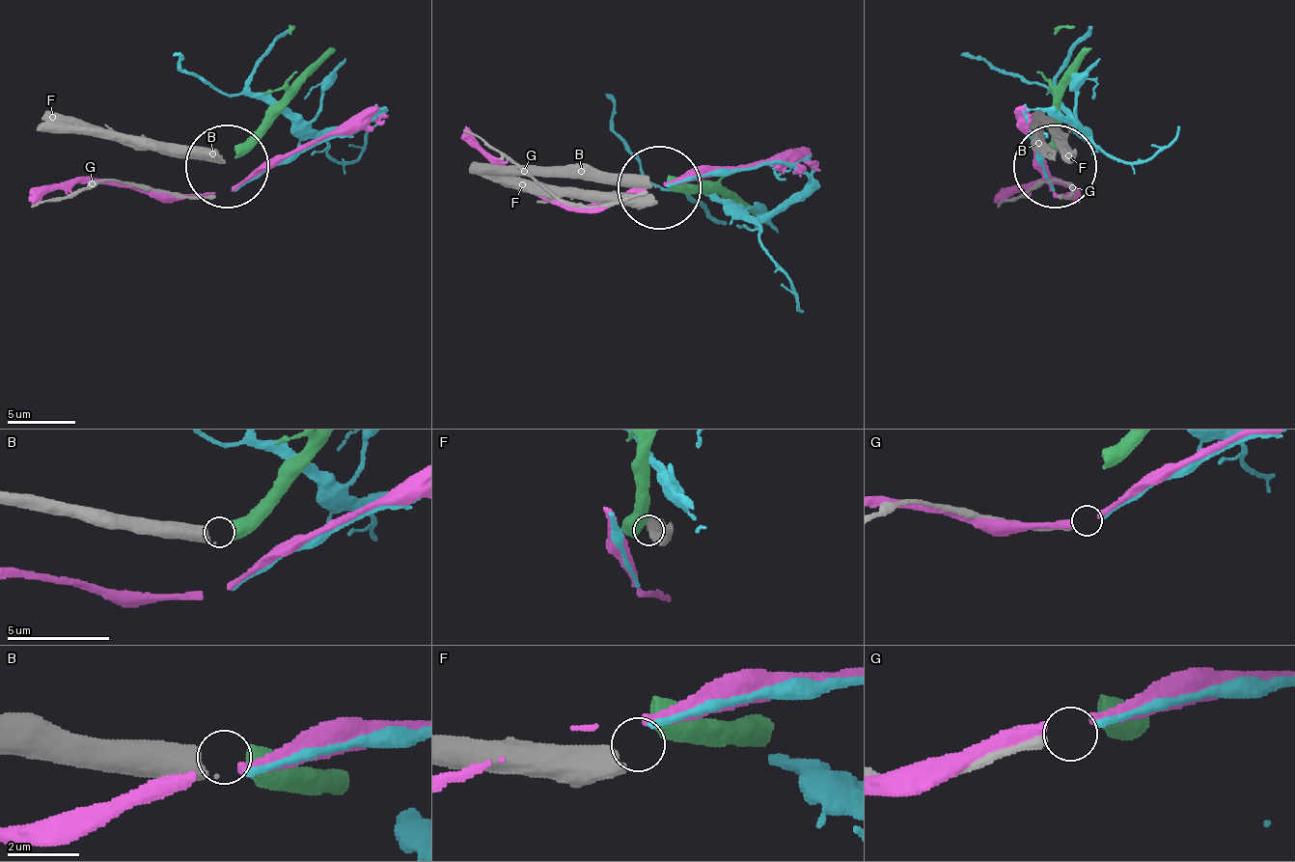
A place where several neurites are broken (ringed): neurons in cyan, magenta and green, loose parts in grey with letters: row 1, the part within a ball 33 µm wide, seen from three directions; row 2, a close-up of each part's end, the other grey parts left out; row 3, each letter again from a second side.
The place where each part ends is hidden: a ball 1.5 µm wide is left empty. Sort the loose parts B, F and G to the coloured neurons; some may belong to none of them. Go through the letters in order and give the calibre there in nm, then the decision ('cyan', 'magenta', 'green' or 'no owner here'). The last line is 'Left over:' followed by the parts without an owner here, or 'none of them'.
B: 600 nm thick; green
F: 700 nm thick; no owner here
G: 240 nm thick; cyan
Left over: F

